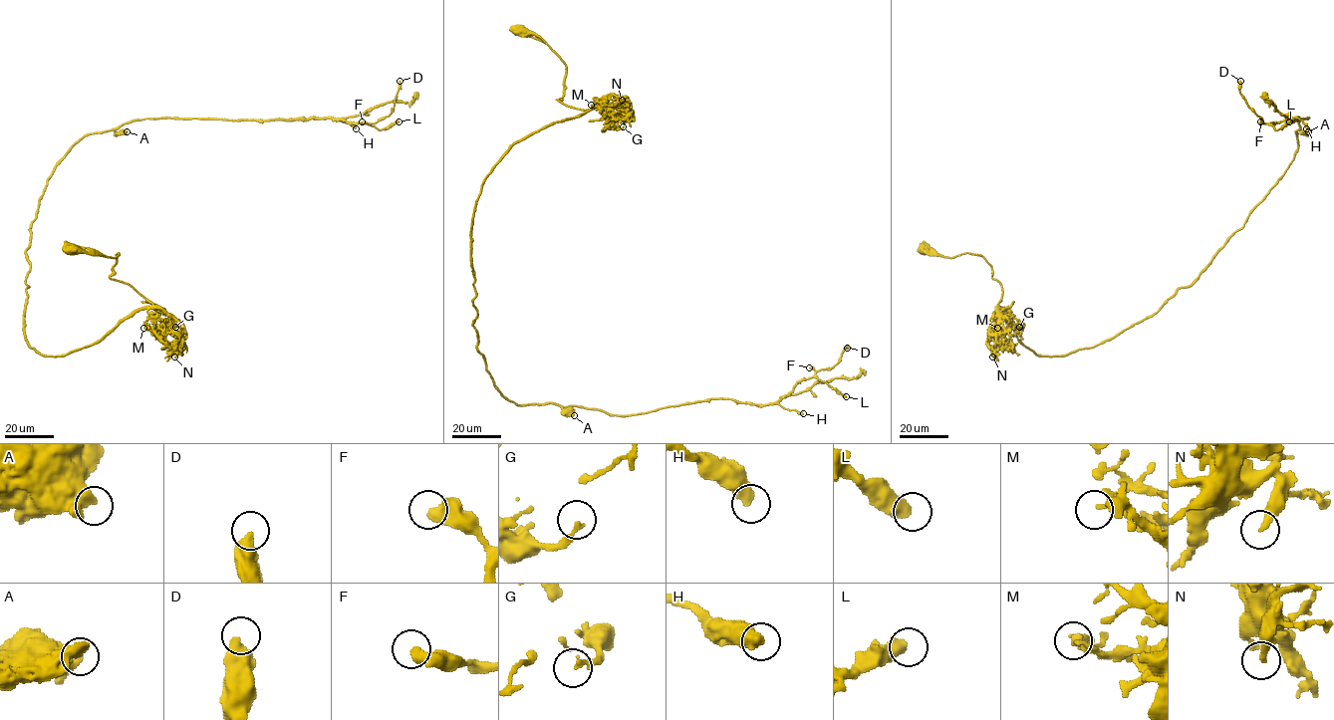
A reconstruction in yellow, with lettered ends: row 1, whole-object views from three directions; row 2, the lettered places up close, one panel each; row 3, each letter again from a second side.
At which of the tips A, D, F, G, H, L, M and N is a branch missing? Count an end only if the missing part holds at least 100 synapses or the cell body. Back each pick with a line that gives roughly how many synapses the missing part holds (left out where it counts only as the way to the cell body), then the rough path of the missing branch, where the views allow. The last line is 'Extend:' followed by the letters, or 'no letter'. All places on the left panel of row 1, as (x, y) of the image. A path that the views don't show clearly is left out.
Extend: no letter

